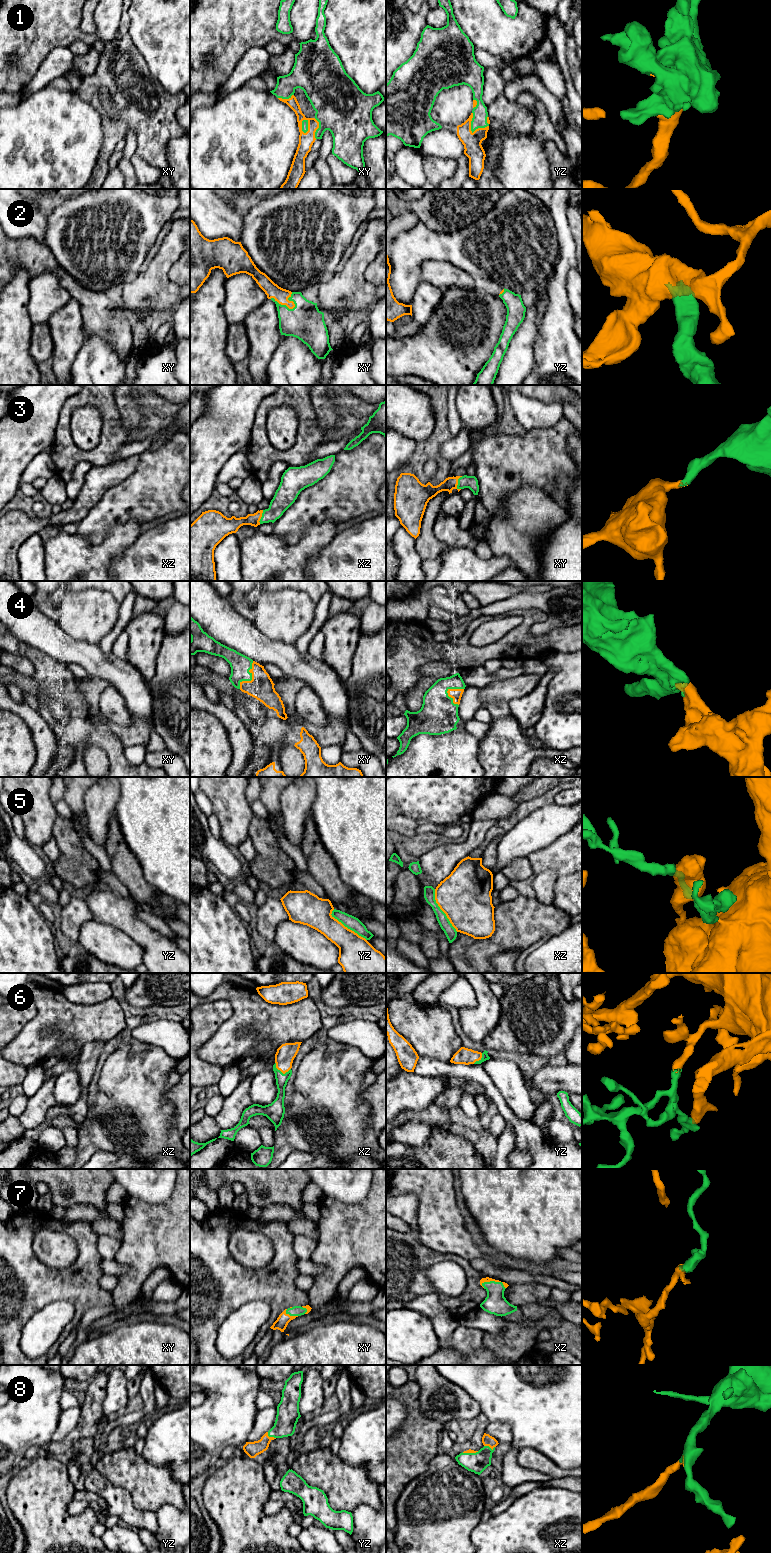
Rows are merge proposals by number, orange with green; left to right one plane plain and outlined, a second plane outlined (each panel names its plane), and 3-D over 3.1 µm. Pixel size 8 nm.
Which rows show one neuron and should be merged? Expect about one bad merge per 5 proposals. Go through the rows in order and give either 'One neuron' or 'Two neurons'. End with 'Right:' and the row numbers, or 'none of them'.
1: One neuron
2: One neuron
3: One neuron
4: One neuron
5: One neuron
6: One neuron
7: One neuron
8: One neuron
Right: 1, 2, 3, 4, 5, 6, 7, 8

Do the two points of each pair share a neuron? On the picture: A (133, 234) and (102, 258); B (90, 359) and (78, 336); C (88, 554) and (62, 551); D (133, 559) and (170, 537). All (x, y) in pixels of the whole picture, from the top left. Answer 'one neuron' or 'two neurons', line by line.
A: one neuron
B: two neurons
C: one neuron
D: one neuron

